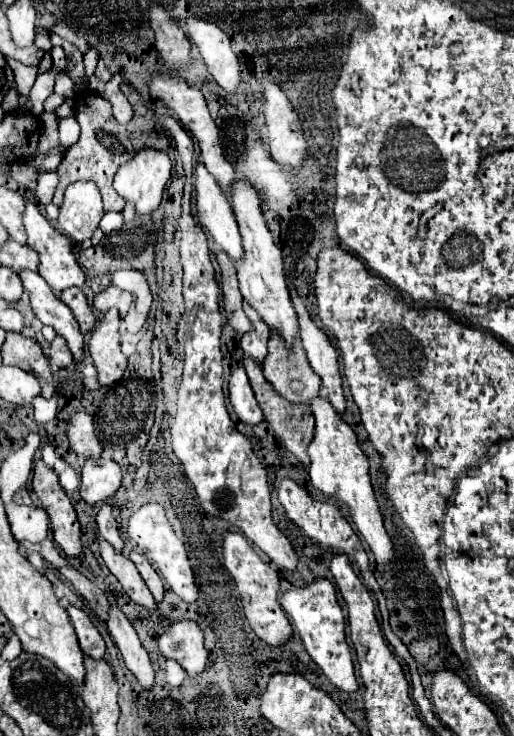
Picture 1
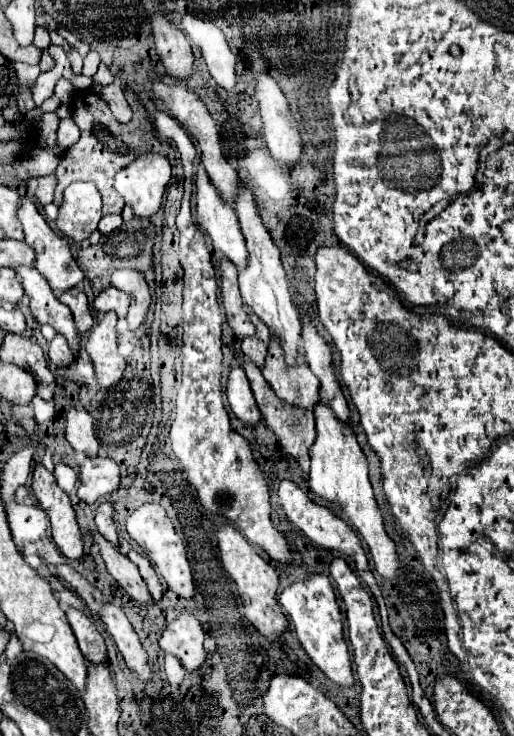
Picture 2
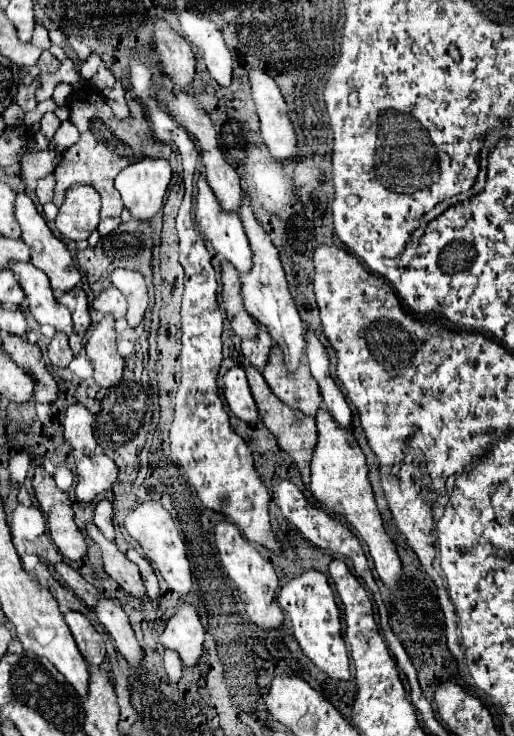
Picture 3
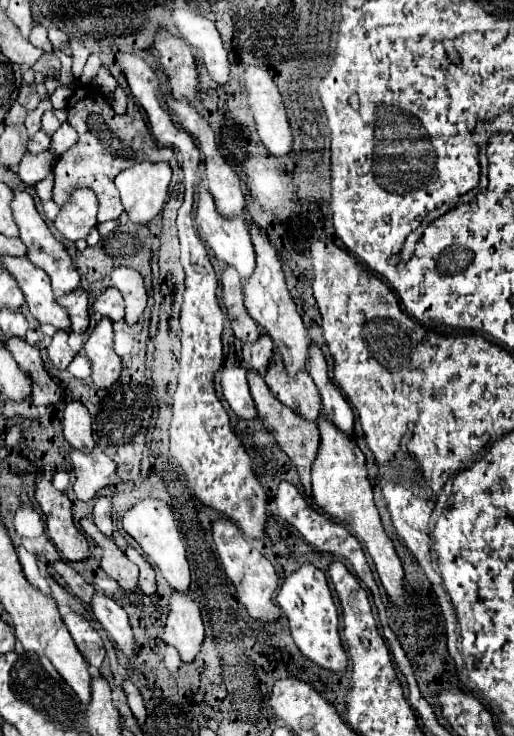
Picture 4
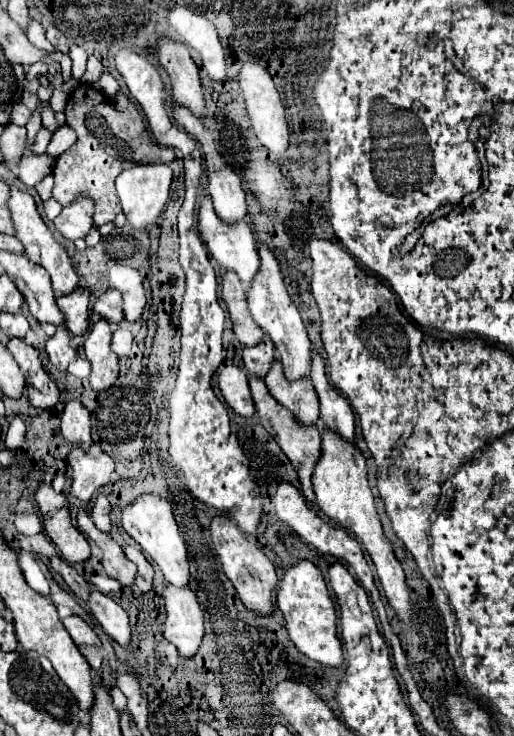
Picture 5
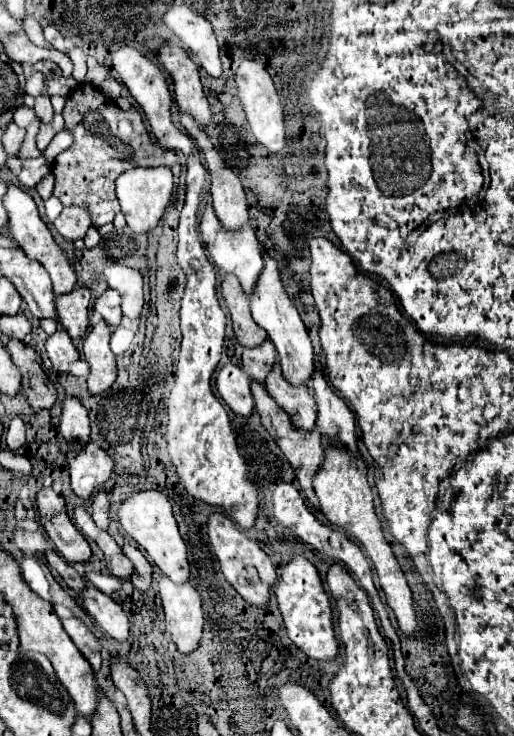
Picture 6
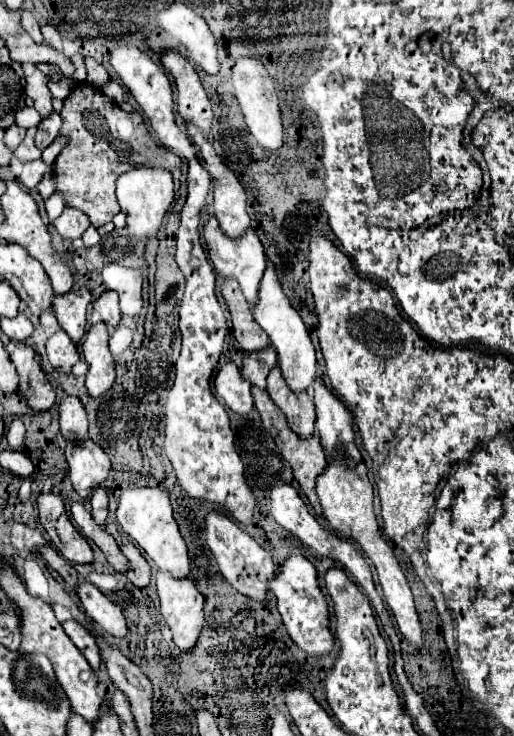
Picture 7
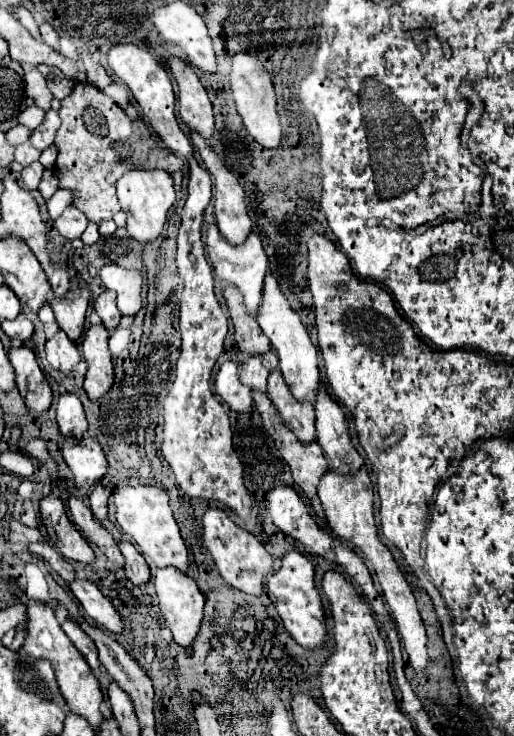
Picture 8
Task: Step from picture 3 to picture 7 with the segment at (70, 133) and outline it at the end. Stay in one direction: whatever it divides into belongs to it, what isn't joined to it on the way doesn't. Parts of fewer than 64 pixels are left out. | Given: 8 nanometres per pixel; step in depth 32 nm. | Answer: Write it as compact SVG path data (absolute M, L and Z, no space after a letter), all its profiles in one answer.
M58 136L58 138L42 152L42 160L44 160L48 166L52 166L54 160L56 160L56 156L60 154L60 150L62 150L66 144L68 144L68 138L66 138L66 136Z

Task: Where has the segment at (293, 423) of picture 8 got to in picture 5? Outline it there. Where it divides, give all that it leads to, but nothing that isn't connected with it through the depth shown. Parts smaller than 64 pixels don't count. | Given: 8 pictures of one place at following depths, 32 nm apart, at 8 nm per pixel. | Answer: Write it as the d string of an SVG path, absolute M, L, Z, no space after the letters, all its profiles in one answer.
M280 360L272 362L270 372L264 378L270 394L286 406L302 424L316 424L320 416L320 402L310 378L300 378L300 382L290 382L284 376Z

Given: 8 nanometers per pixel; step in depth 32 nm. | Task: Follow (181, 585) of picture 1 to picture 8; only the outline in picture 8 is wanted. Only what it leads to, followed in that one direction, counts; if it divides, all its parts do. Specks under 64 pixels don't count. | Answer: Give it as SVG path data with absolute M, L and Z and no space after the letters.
M126 486L114 496L116 504L116 520L122 530L138 544L138 550L144 554L148 562L158 568L176 568L186 574L188 570L188 550L178 532L178 524L172 516L170 498L162 488L156 486Z

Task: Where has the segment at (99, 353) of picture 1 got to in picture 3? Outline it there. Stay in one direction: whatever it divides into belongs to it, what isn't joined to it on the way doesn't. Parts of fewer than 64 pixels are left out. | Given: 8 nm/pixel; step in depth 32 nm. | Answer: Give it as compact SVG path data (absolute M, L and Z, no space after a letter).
M106 314L90 332L86 352L94 366L94 380L102 388L114 386L122 378L124 358L116 350L116 328L112 314Z

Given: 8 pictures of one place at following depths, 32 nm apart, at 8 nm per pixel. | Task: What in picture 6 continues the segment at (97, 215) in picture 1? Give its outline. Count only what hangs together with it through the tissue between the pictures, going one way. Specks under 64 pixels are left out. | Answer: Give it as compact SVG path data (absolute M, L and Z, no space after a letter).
M70 206L64 208L62 214L54 220L54 226L66 240L78 240L86 236L92 220L86 206Z

